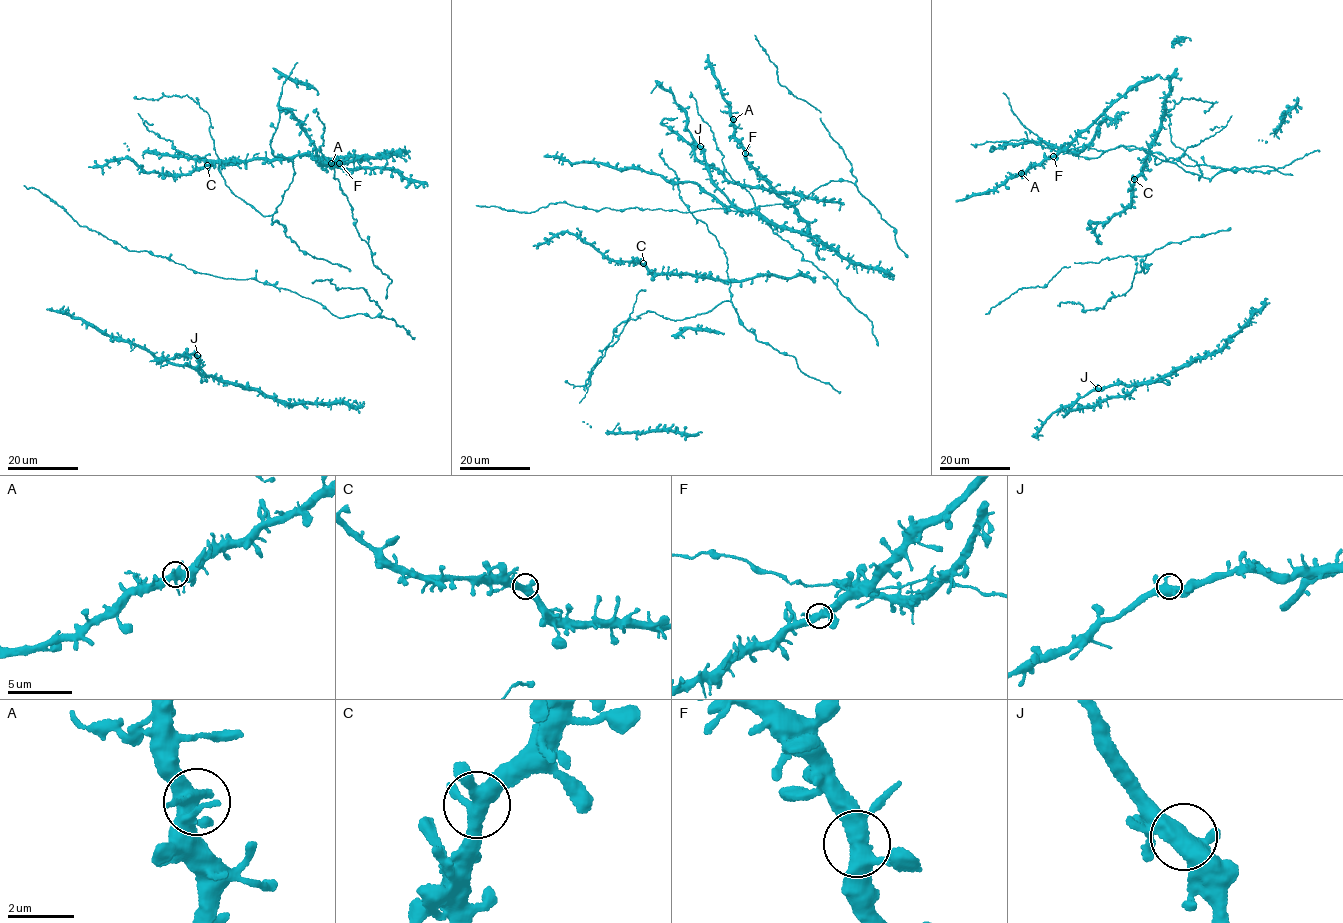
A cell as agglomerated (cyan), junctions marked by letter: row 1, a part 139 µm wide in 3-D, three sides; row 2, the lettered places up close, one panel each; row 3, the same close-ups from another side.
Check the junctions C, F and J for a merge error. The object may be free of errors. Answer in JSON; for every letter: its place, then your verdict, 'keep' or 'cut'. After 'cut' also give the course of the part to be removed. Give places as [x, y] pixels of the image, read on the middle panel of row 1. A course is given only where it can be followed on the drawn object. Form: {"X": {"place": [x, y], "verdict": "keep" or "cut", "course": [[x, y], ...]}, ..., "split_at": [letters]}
{"C": {"place": [643, 263], "verdict": "keep"}, "F": {"place": [745, 153], "verdict": "keep"}, "J": {"place": [700, 146], "verdict": "keep"}, "split_at": []}

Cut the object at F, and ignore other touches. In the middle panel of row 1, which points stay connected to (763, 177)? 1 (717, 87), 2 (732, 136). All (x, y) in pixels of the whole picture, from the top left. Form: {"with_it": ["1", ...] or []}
{"with_it": []}

